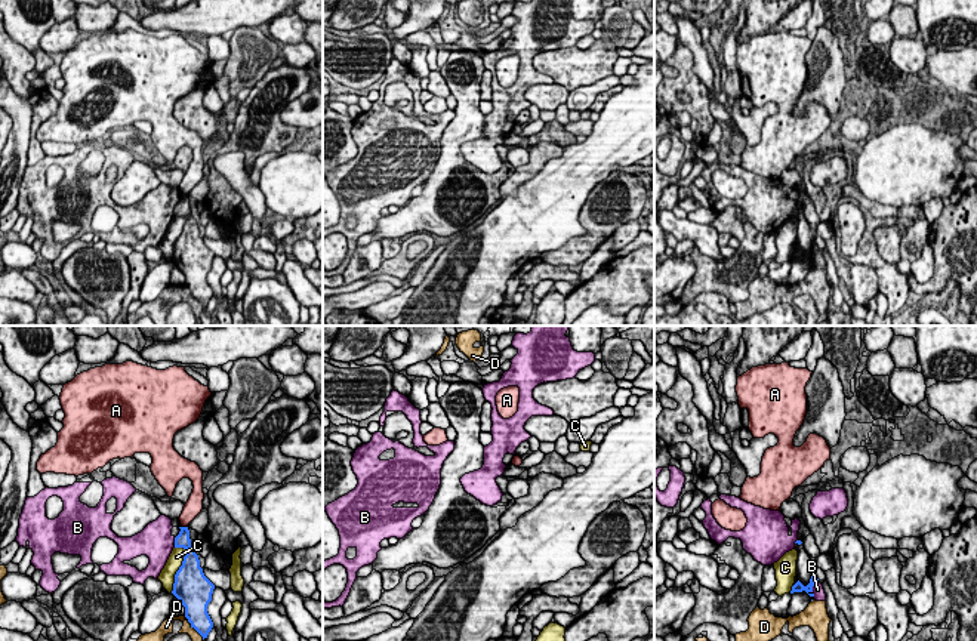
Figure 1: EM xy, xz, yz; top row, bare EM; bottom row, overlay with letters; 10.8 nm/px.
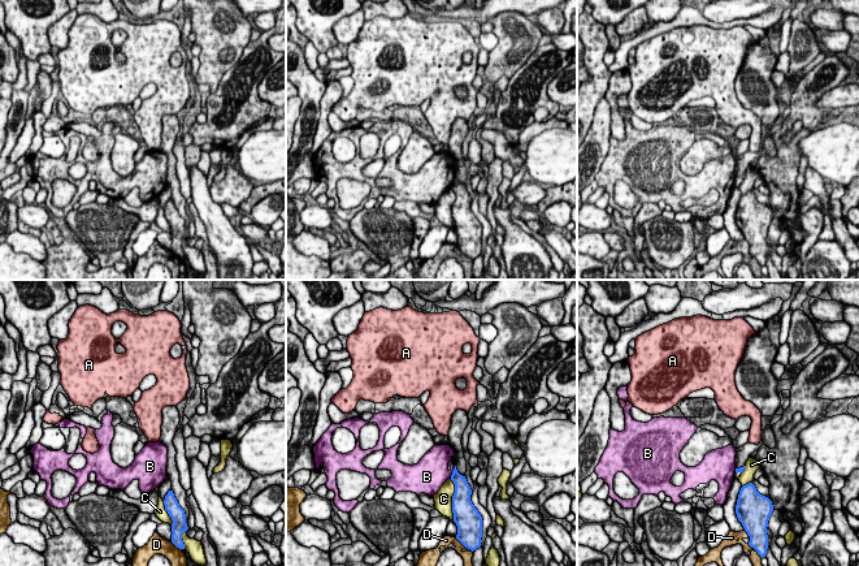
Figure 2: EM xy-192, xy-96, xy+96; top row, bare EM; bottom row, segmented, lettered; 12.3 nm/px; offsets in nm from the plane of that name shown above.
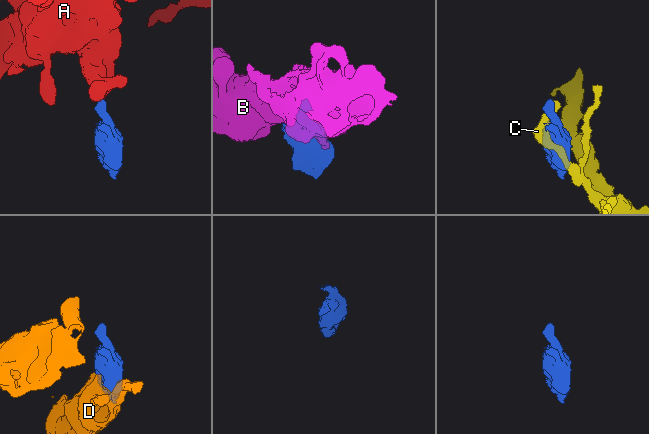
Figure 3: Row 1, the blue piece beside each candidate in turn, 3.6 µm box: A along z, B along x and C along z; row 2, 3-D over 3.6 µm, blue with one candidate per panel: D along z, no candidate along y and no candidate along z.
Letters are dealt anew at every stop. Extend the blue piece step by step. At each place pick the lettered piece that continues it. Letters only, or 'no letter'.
no letter

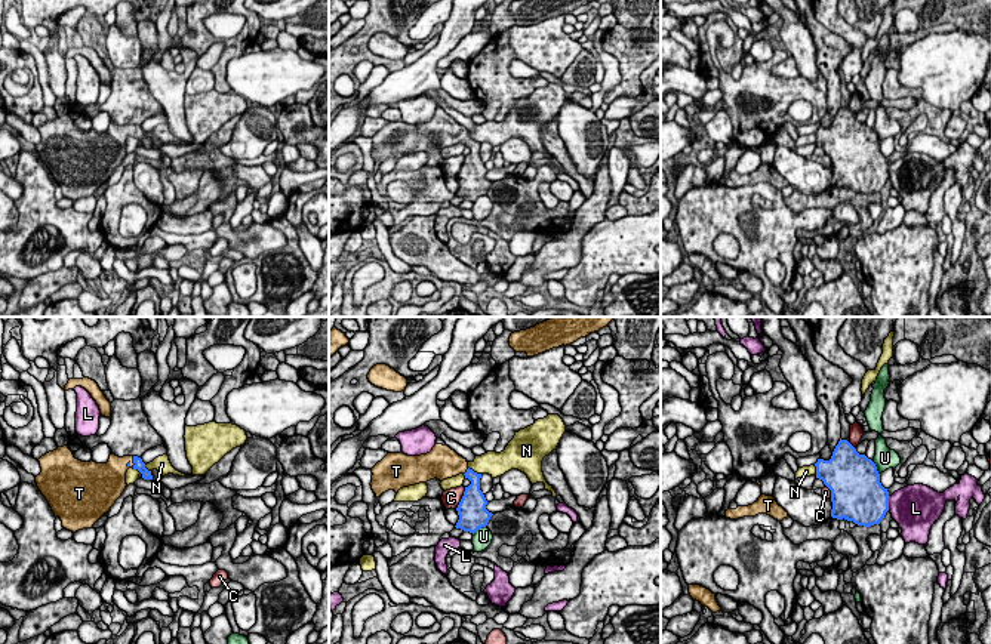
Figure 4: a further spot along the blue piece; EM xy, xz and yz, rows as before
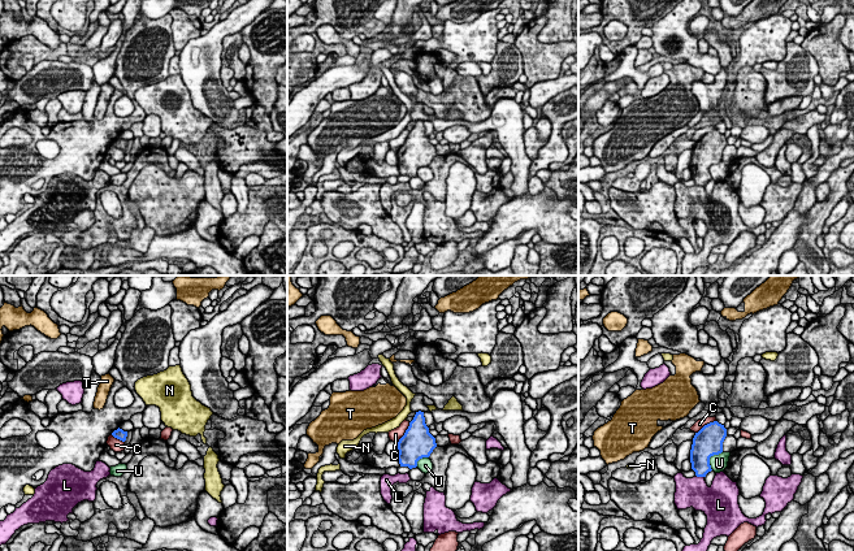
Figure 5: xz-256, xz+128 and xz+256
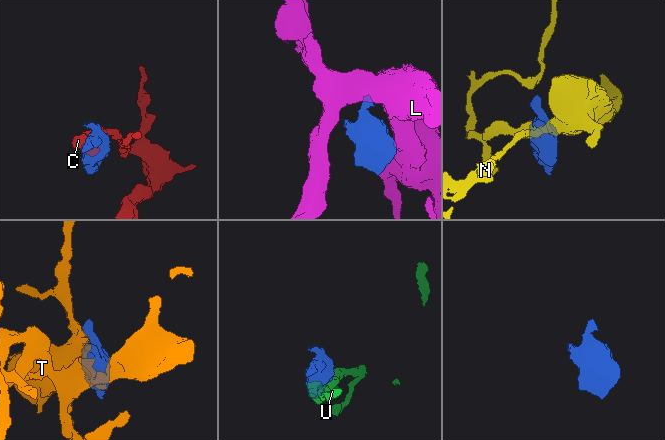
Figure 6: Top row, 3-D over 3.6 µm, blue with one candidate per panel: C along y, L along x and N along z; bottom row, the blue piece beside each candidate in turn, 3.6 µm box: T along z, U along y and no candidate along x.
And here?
T

